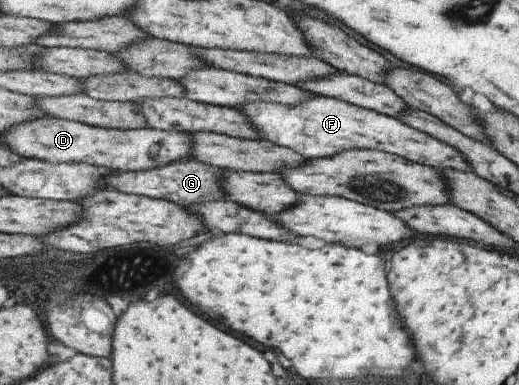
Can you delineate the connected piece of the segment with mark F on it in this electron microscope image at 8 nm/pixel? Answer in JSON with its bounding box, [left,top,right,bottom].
[237,96,472,172]

